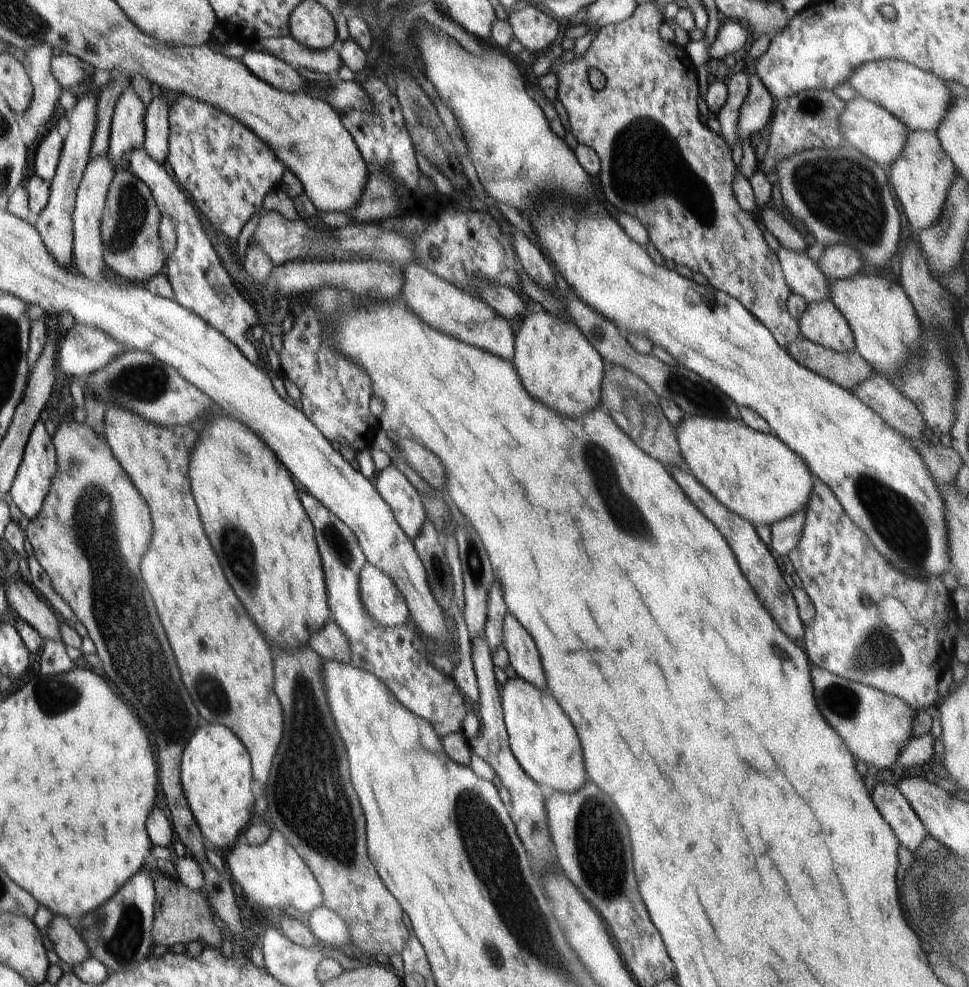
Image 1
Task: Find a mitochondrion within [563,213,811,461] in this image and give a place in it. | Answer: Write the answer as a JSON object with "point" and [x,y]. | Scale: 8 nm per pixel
{"point":[701,398]}

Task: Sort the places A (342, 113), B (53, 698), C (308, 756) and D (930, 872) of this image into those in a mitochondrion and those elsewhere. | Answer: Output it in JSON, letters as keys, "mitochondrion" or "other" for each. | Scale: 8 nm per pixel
{"A":"other","B":"mitochondrion","C":"mitochondrion","D":"mitochondrion"}

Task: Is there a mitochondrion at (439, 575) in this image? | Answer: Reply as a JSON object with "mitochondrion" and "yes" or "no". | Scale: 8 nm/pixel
{"mitochondrion":"yes"}

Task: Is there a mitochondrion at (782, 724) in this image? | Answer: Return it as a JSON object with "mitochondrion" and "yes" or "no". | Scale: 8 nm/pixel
{"mitochondrion":"no"}

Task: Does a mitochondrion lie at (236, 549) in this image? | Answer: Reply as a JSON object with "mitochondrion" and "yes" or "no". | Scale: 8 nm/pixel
{"mitochondrion":"yes"}

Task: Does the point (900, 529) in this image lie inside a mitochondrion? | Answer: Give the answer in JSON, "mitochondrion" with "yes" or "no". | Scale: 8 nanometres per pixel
{"mitochondrion":"yes"}

